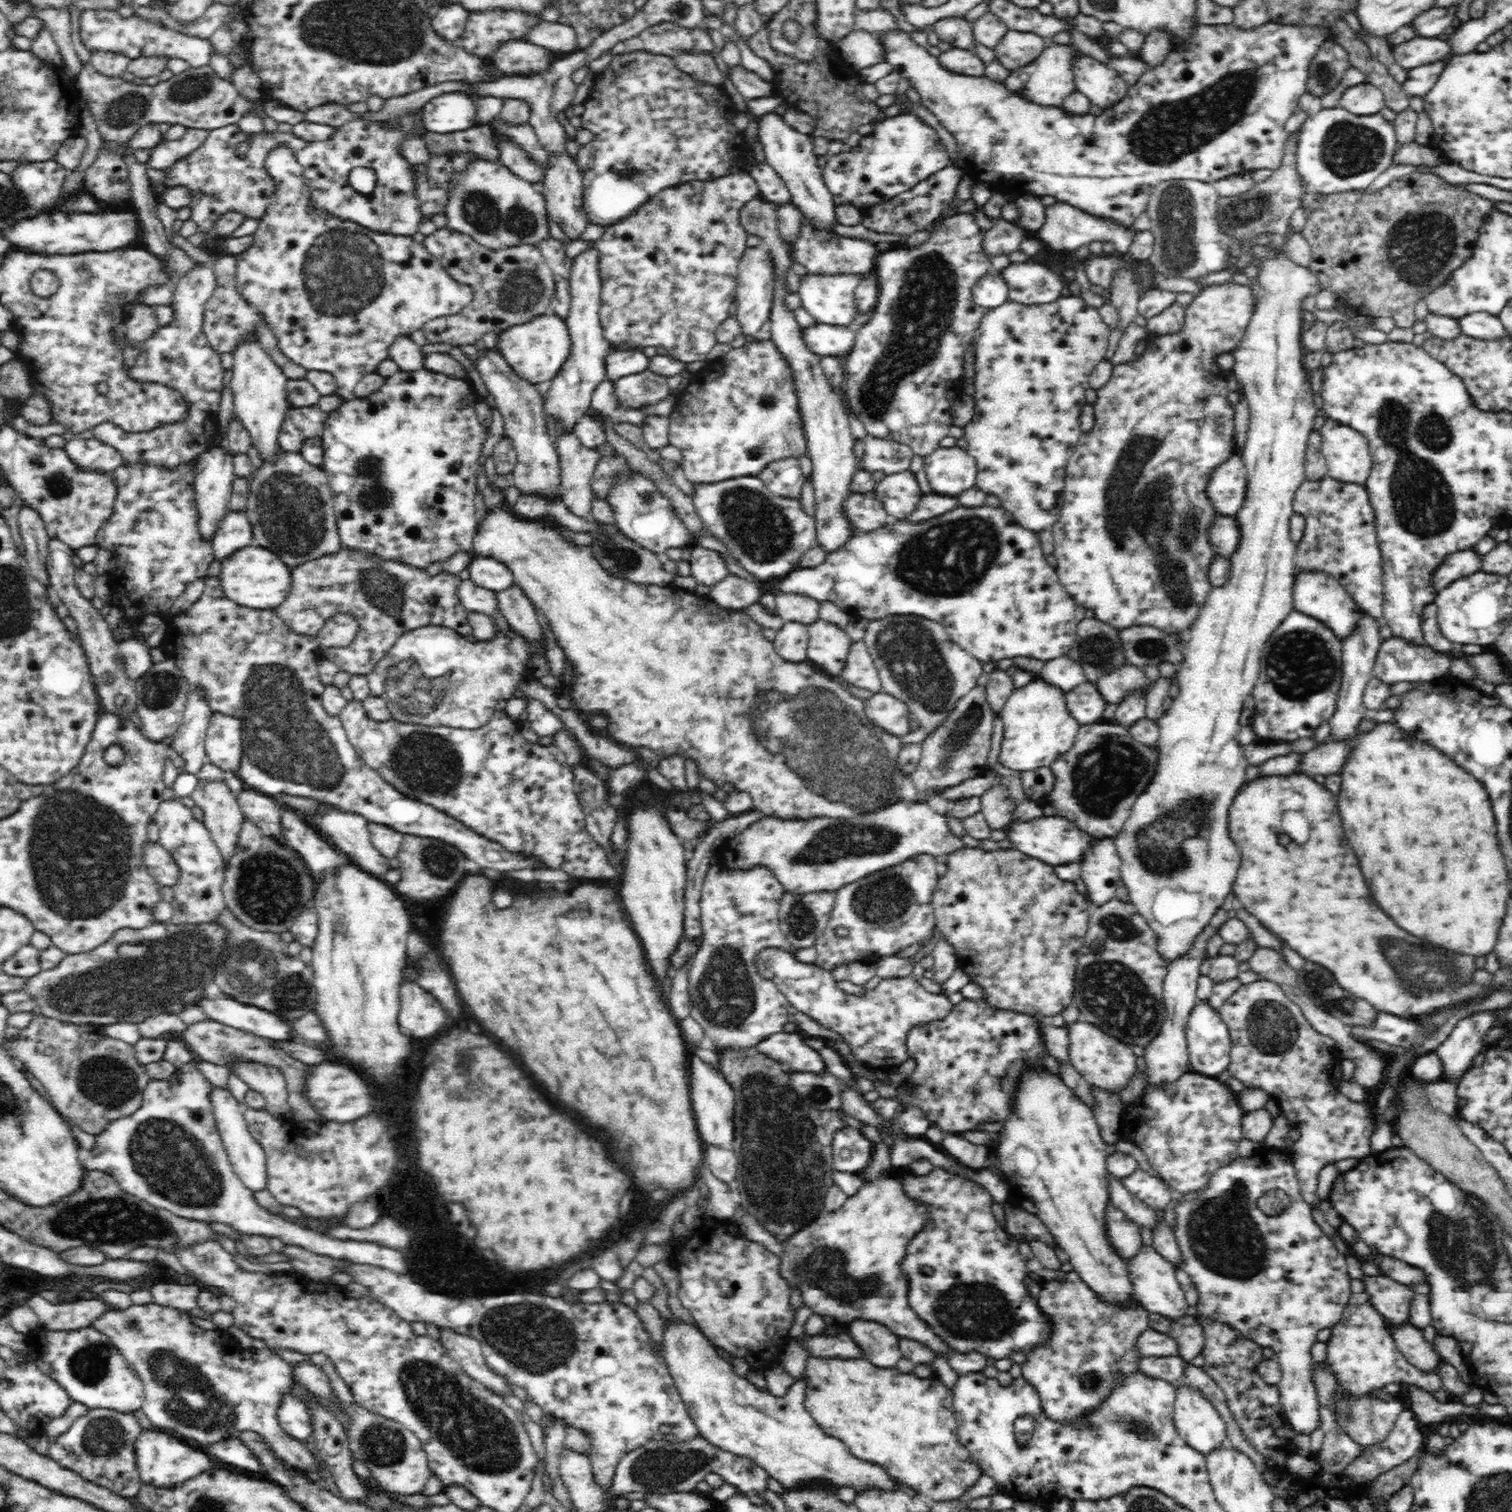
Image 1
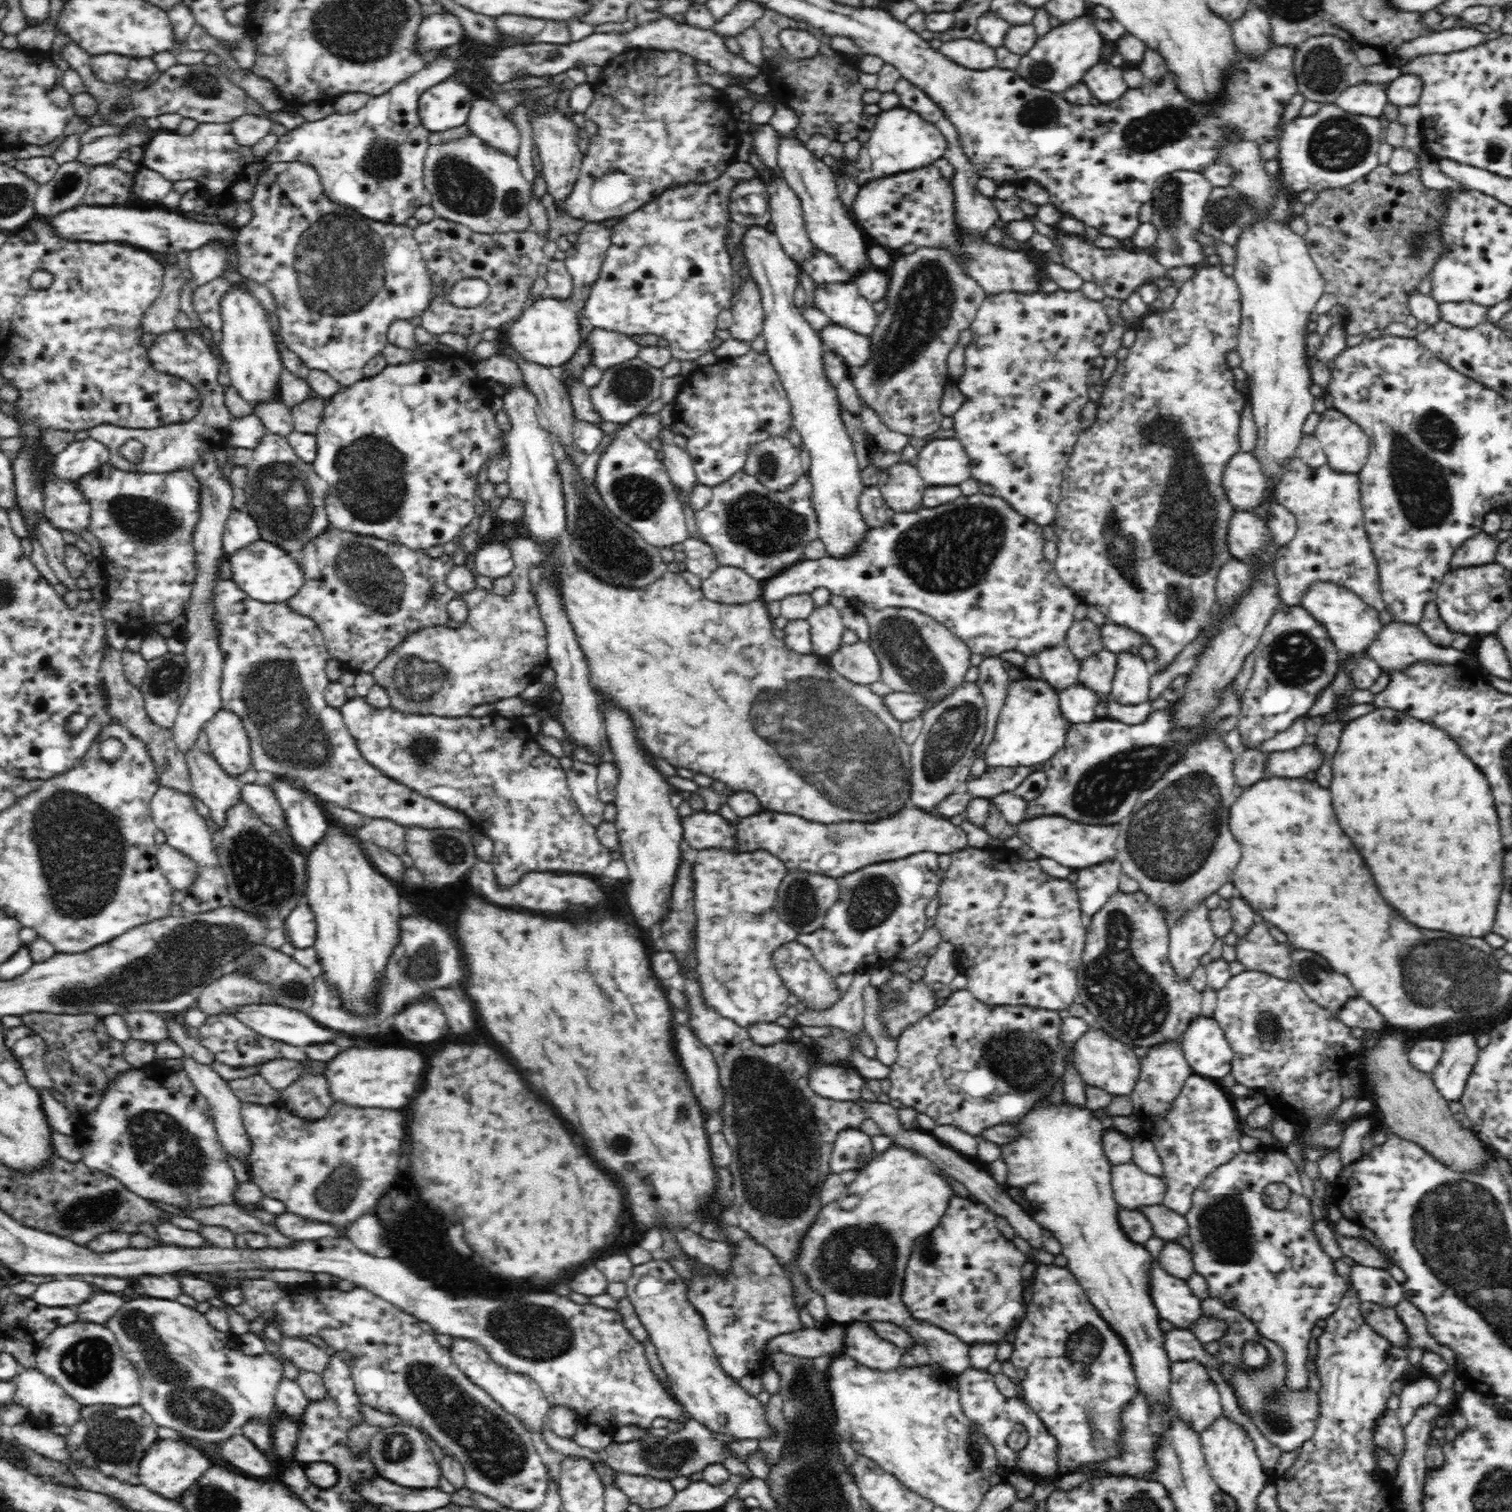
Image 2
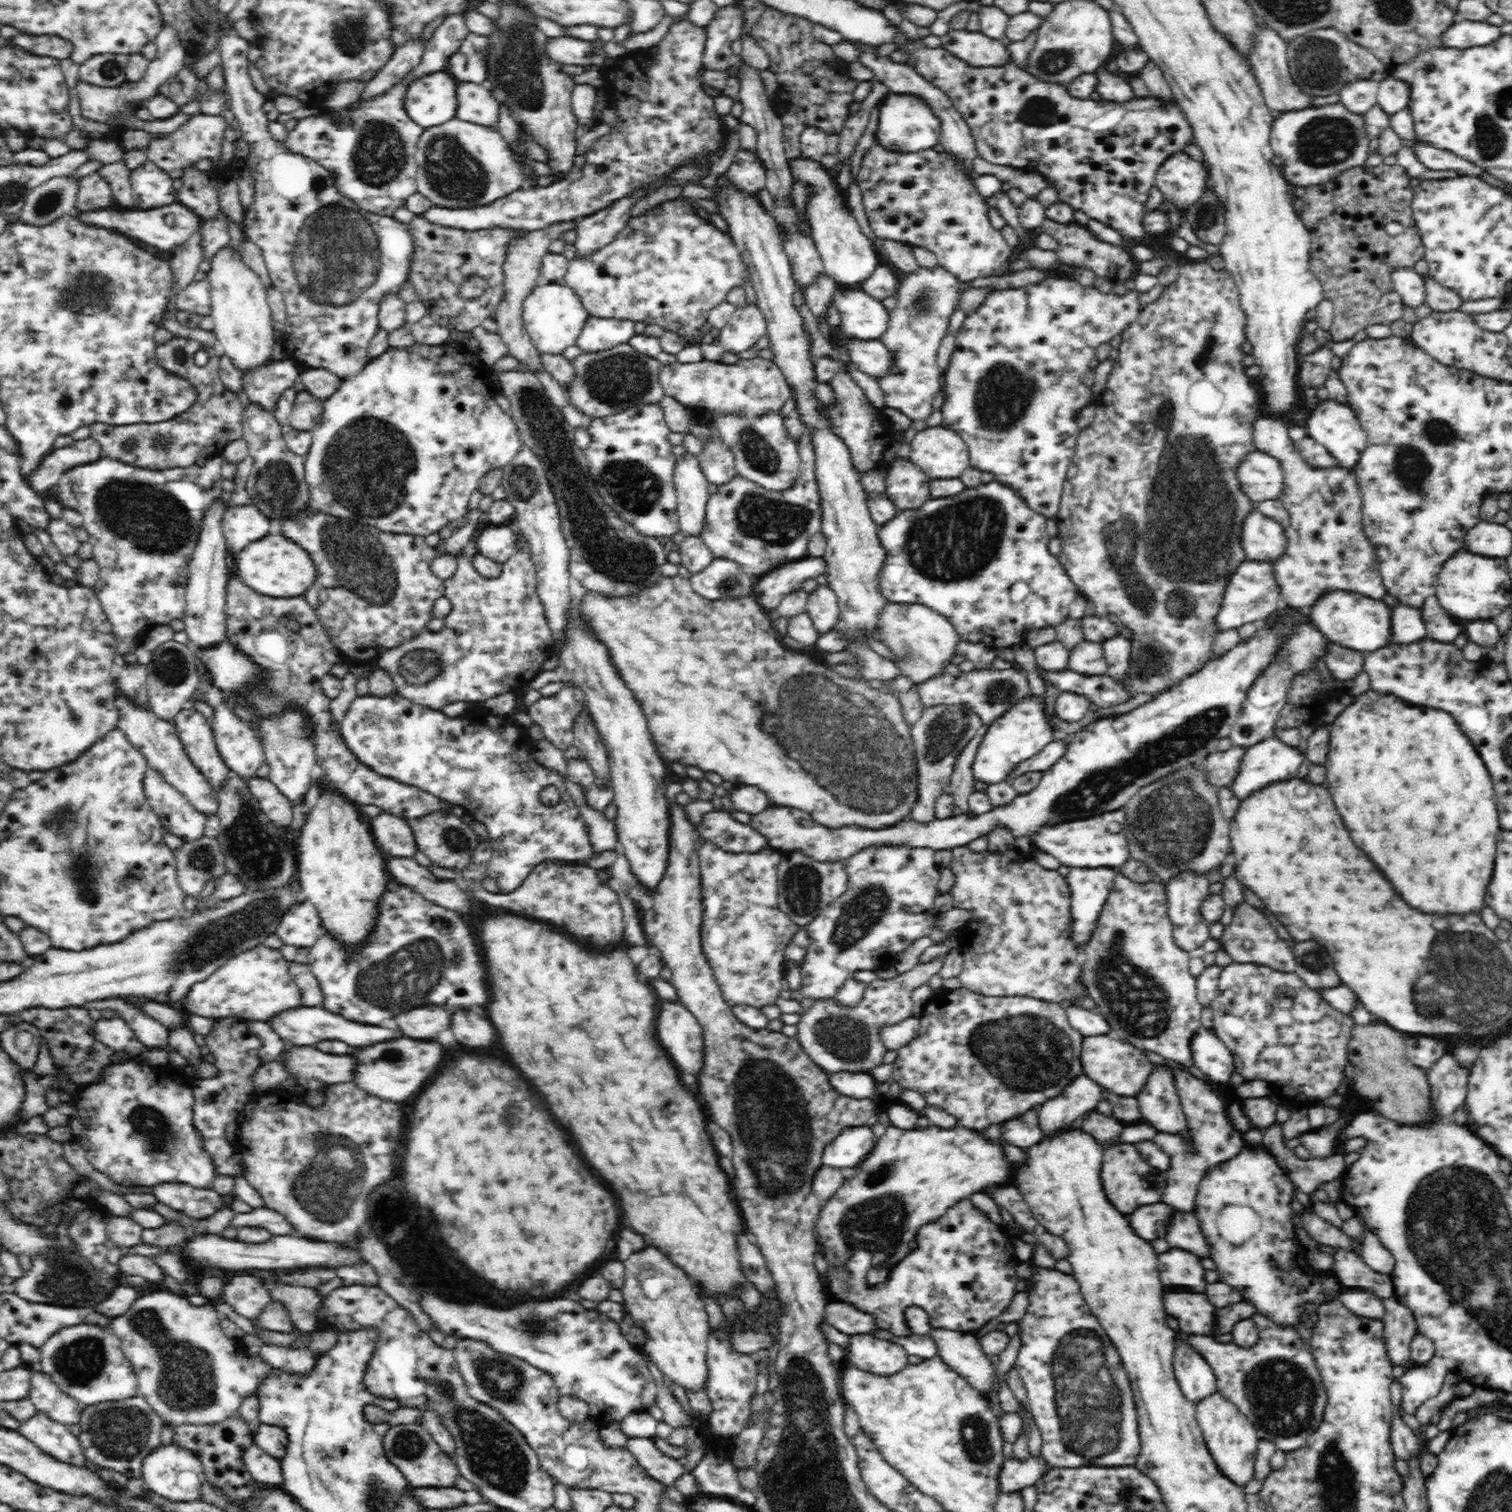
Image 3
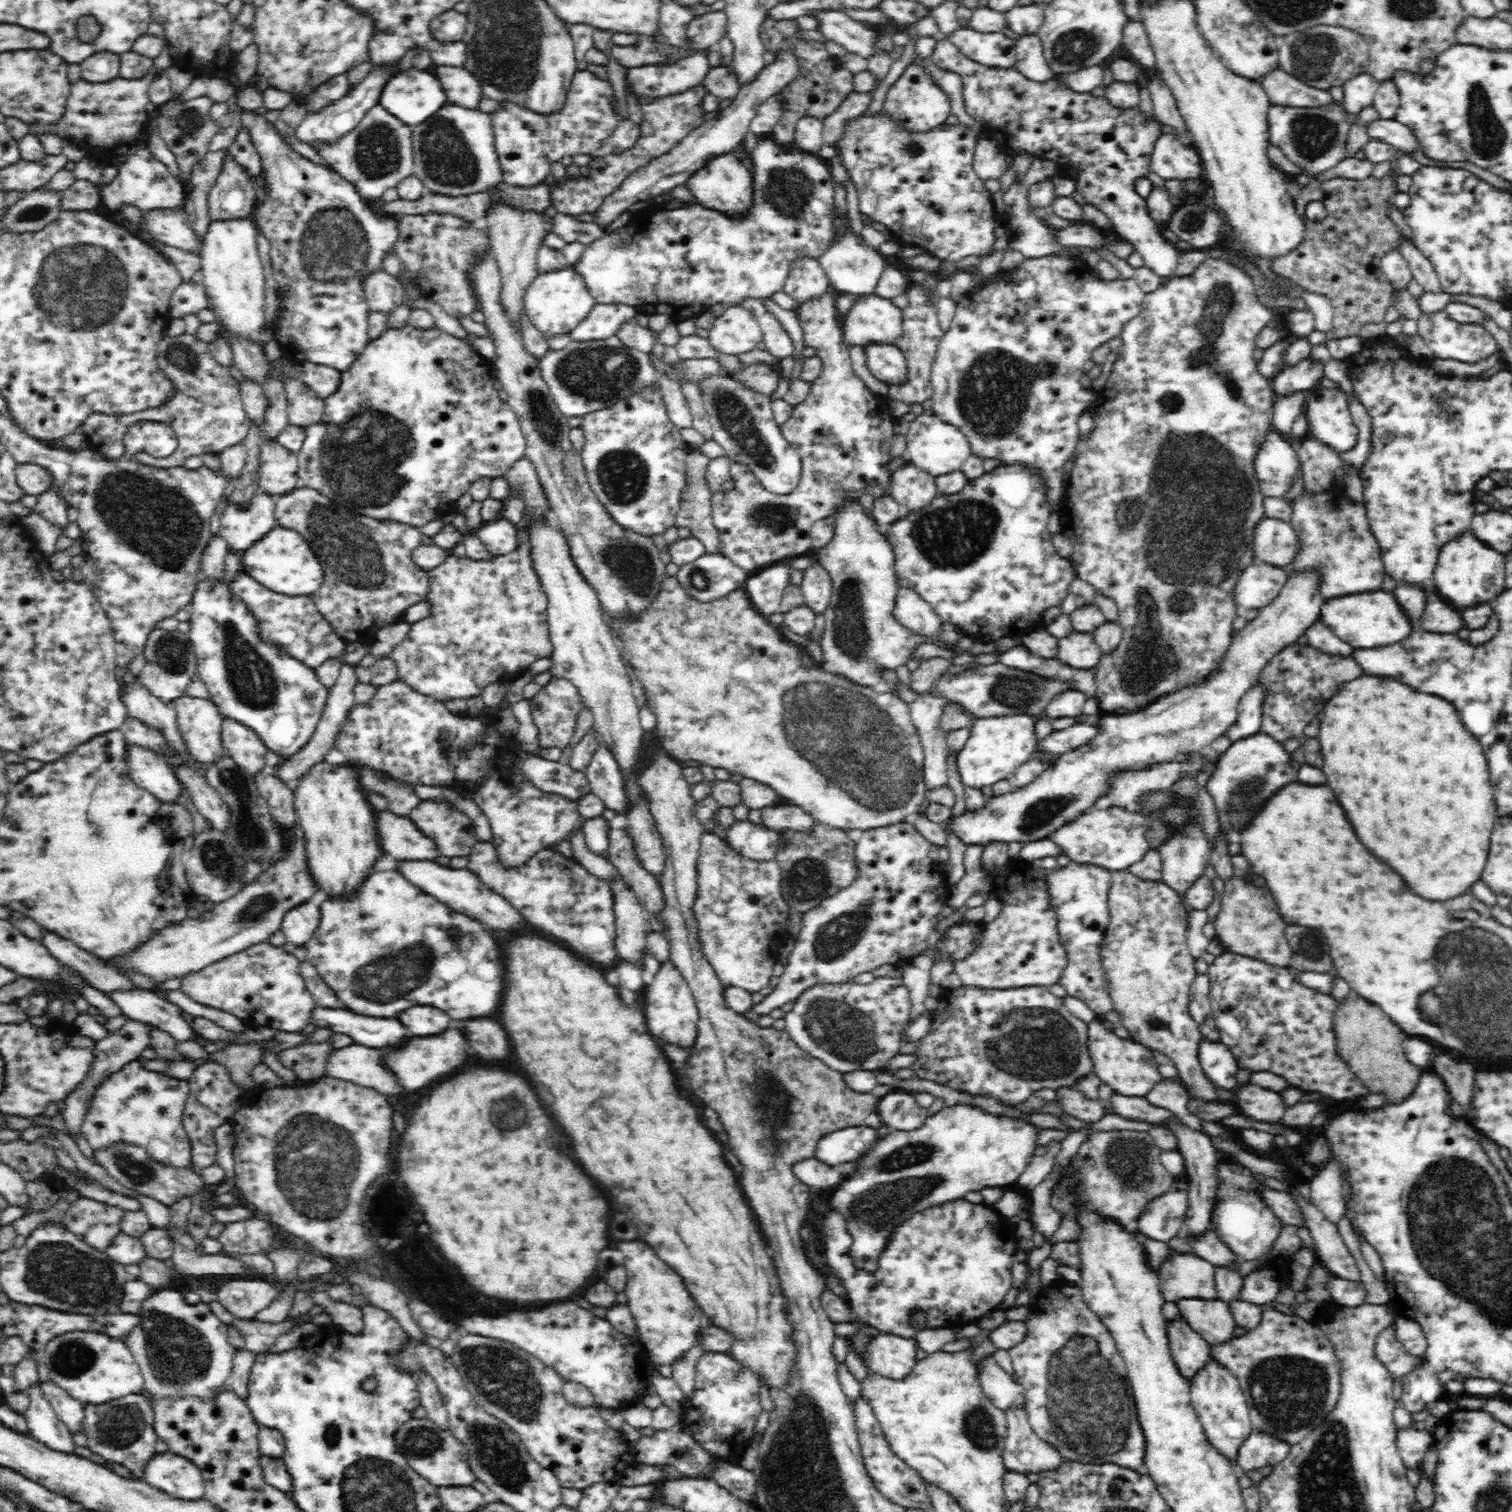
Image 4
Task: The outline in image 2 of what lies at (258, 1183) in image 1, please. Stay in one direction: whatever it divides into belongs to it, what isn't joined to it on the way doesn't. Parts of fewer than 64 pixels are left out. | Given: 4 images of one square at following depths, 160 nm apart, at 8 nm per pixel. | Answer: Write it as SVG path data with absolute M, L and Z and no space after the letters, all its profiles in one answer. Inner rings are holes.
M186 1055L182 1056L181 1060L183 1065L182 1072L189 1077L189 1080L195 1086L195 1090L206 1097L209 1109L212 1109L211 1115L214 1118L214 1129L222 1148L230 1151L234 1157L240 1157L242 1161L247 1162L251 1144L241 1119L241 1100L232 1092L227 1082L218 1073L214 1072L208 1064L198 1062L192 1056Z

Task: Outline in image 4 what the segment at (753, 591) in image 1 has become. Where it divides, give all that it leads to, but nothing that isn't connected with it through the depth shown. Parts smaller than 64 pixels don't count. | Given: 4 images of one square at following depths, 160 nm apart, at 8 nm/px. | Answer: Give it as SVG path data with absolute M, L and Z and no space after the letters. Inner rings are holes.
M706 553L696 558L688 564L678 567L676 581L692 598L700 602L712 602L716 598L726 596L732 590L744 588L744 583L748 580L751 572L736 566L728 557L720 553Z

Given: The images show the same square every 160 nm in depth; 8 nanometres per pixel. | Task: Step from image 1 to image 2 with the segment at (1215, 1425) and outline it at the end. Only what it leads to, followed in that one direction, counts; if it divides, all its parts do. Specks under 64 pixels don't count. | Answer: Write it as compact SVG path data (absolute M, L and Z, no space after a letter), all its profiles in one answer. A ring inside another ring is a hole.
M1180 1359L1171 1364L1170 1393L1174 1399L1174 1405L1178 1407L1180 1415L1190 1421L1190 1425L1201 1434L1201 1432L1213 1421L1221 1412L1220 1392L1216 1381L1208 1374L1208 1370L1202 1363L1194 1359Z

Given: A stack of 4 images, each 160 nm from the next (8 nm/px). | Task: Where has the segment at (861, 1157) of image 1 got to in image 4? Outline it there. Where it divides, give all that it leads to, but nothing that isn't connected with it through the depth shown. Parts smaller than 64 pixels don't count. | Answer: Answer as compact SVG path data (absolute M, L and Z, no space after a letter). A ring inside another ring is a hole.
M850 1126L826 1134L818 1140L813 1156L827 1165L855 1161L873 1149L877 1131L870 1126Z

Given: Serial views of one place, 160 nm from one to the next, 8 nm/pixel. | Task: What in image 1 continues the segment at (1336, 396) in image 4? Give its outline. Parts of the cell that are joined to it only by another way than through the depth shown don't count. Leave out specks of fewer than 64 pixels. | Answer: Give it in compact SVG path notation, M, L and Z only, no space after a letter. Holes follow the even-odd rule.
M1325 417L1324 426L1318 433L1325 473L1342 482L1364 485L1373 459L1366 437L1330 417Z

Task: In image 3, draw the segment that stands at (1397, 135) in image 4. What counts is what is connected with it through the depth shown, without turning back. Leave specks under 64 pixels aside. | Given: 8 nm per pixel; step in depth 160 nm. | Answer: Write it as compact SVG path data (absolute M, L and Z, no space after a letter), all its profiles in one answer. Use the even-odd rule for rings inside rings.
M1414 139L1409 148L1423 166L1431 170L1450 170L1460 176L1479 176L1484 170L1472 165L1471 162L1458 158L1451 152L1436 148L1427 142Z

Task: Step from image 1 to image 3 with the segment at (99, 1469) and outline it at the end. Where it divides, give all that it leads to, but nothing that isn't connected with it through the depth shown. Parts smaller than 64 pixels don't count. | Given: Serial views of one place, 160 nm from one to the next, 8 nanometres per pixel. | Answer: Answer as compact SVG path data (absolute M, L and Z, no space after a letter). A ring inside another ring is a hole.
M142 1395L99 1402L84 1407L80 1422L80 1441L82 1450L88 1460L100 1469L108 1469L126 1475L128 1479L141 1478L144 1458L153 1450L160 1448L164 1422Z

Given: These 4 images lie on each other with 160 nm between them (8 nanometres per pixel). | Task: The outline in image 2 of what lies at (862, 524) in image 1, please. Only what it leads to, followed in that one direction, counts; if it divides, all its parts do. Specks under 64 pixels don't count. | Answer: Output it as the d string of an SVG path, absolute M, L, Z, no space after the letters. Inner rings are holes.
M877 486L865 487L858 498L859 508L865 522L871 527L880 527L890 522L895 511L888 506Z

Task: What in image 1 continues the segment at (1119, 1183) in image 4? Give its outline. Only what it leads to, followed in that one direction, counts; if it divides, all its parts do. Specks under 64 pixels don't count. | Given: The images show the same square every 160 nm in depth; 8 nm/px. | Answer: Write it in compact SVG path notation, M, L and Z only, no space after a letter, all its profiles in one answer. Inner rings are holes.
M1138 1168L1132 1174L1118 1179L1127 1192L1154 1209L1164 1210L1168 1202L1176 1196L1164 1180L1150 1175L1145 1168Z

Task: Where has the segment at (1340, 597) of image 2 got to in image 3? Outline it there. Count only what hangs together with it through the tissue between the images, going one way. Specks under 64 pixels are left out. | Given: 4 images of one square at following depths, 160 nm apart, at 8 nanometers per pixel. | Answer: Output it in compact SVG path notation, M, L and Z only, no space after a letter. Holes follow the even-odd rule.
M1334 590L1312 605L1309 620L1327 640L1358 653L1368 654L1390 644L1392 640L1392 608L1382 599L1346 590Z

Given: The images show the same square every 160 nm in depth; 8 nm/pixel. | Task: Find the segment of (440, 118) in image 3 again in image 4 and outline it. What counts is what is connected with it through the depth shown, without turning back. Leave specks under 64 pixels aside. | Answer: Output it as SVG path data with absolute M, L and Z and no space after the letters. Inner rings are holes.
M413 67L398 71L394 76L390 76L381 90L377 106L382 107L386 113L394 115L408 127L424 122L428 116L434 114L447 101L441 84L431 74L430 70L422 72L422 70L416 70Z

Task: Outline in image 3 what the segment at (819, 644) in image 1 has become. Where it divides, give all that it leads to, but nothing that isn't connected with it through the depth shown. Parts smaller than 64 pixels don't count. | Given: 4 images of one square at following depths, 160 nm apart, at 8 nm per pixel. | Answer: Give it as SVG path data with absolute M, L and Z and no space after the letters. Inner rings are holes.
M818 584L810 594L807 594L805 611L818 629L818 634L825 634L833 630L839 615L837 596L833 588Z

